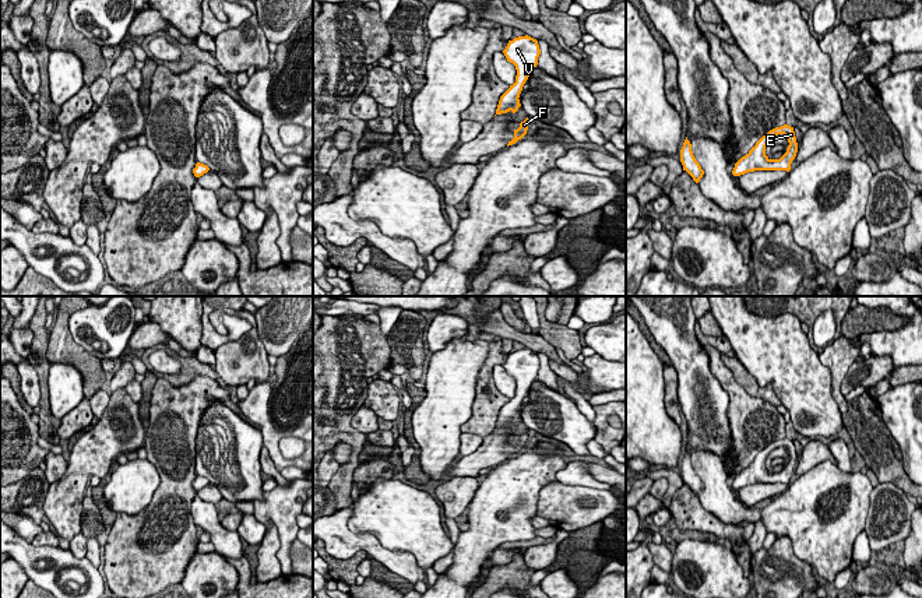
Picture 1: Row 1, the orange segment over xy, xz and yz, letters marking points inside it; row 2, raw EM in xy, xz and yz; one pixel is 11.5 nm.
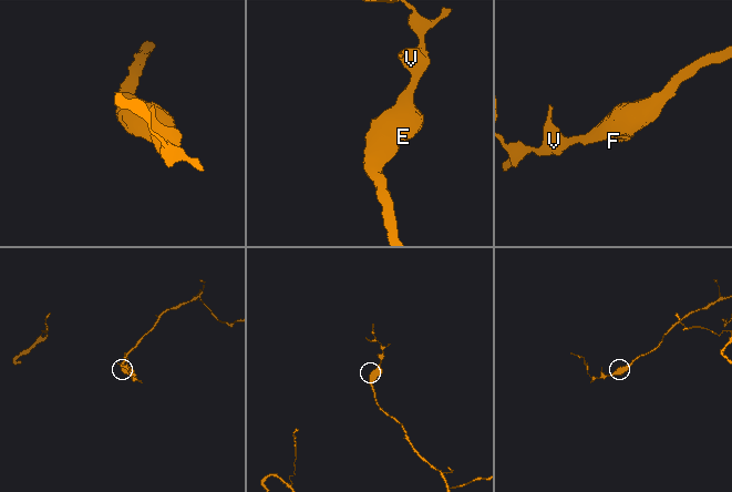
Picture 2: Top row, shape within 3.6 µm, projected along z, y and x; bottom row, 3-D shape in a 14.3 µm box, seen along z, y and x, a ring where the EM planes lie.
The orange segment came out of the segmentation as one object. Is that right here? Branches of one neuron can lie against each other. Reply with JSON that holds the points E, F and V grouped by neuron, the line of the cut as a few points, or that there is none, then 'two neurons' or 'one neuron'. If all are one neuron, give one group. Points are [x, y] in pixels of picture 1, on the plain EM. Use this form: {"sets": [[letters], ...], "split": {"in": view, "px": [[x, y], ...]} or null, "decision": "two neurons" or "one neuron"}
{"sets": [["E", "F", "V"]], "split": null, "decision": "one neuron"}

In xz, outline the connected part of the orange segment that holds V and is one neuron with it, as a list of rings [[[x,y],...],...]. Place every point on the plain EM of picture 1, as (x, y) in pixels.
[[[525,348],[508,353],[503,363],[507,374],[513,376],[517,383],[515,395],[500,409],[496,428],[513,425],[515,426],[520,416],[520,407],[531,384],[538,377],[541,362],[538,353]]]

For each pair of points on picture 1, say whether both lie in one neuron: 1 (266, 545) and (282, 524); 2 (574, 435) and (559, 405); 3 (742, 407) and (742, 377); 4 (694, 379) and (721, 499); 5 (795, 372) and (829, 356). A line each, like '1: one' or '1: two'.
1: two
2: one
3: two
4: two
5: two

